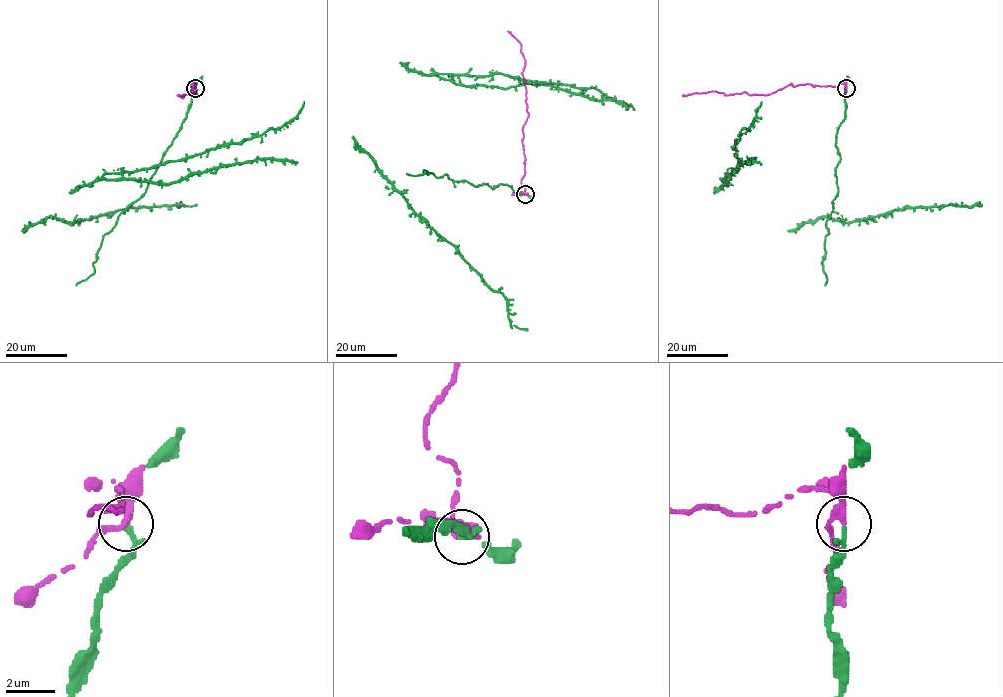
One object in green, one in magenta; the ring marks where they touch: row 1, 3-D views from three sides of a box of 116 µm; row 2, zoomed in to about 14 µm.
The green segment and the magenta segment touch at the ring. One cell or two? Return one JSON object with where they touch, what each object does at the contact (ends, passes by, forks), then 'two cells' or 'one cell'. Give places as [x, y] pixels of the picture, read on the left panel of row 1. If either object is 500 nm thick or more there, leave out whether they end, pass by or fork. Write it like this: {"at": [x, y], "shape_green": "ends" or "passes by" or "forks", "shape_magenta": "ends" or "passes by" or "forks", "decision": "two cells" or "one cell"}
{"at": [195, 88], "shape_green": "ends", "shape_magenta": "passes by", "decision": "two cells"}

